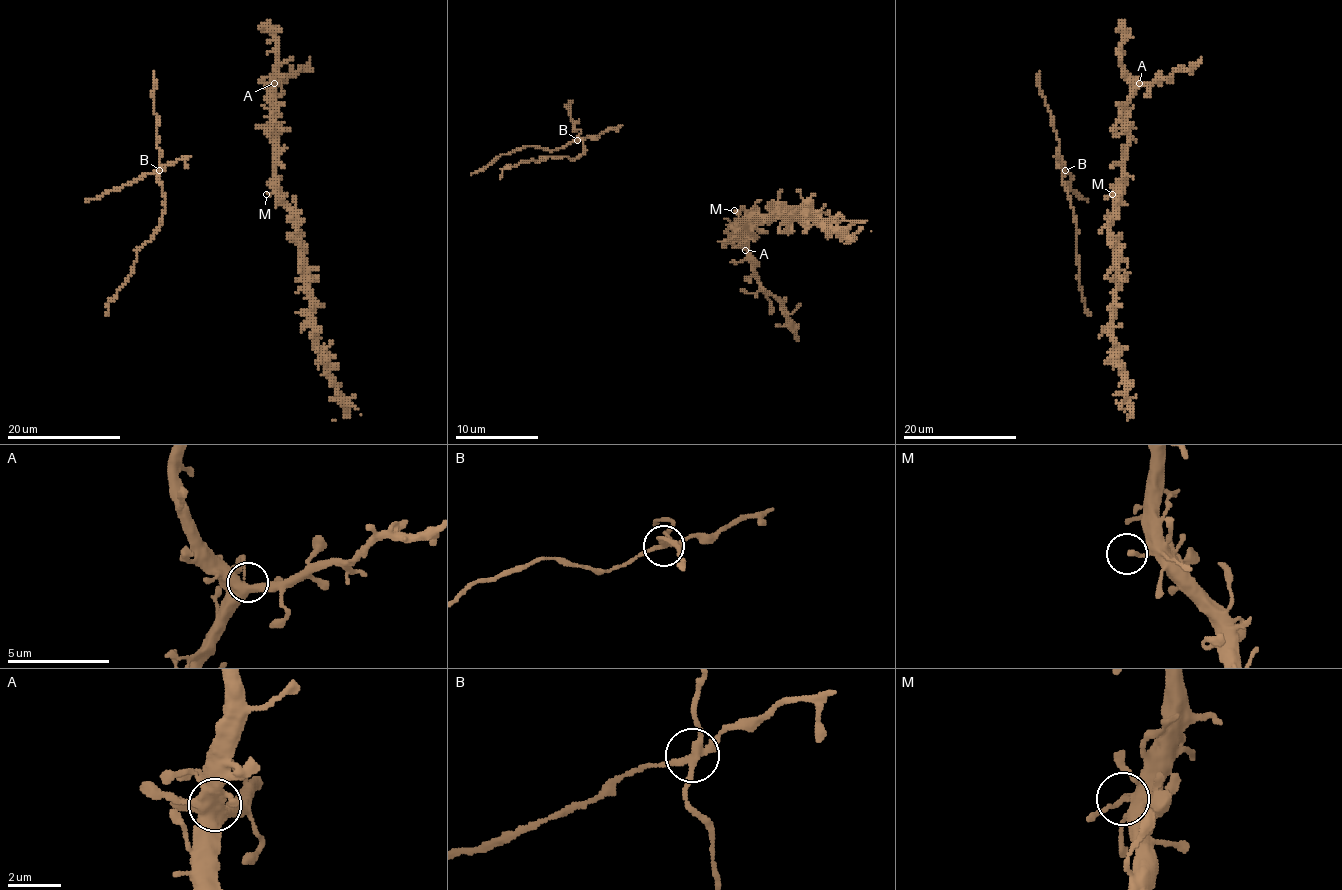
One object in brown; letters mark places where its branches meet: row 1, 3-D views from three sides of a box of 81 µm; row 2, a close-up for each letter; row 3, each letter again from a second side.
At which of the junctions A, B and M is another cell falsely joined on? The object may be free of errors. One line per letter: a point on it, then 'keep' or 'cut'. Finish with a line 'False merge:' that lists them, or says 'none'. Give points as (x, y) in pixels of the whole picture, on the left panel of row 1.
A: place (274, 83); keep
B: place (159, 170); cut
M: place (266, 194); keep
False merge: B

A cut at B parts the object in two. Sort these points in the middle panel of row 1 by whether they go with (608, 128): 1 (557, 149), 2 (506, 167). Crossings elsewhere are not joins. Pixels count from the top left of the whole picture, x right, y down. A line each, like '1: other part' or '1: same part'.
1: same part
2: other part

